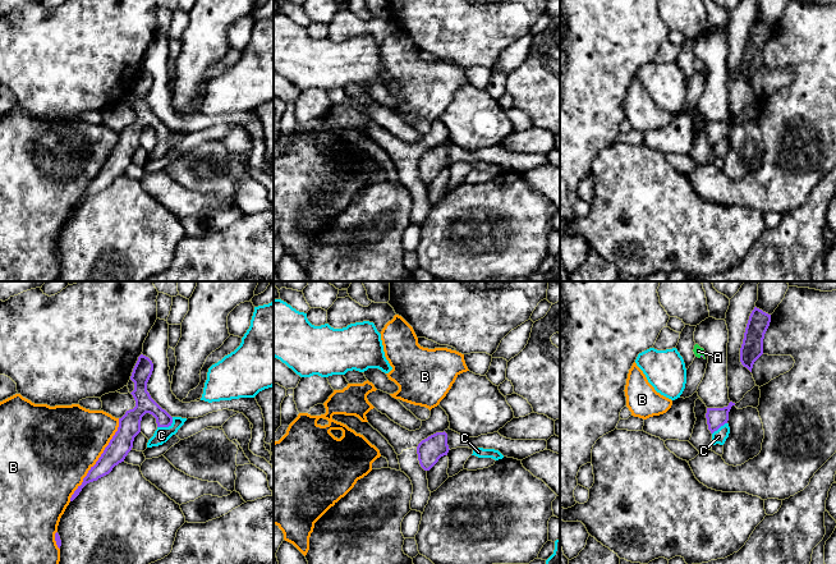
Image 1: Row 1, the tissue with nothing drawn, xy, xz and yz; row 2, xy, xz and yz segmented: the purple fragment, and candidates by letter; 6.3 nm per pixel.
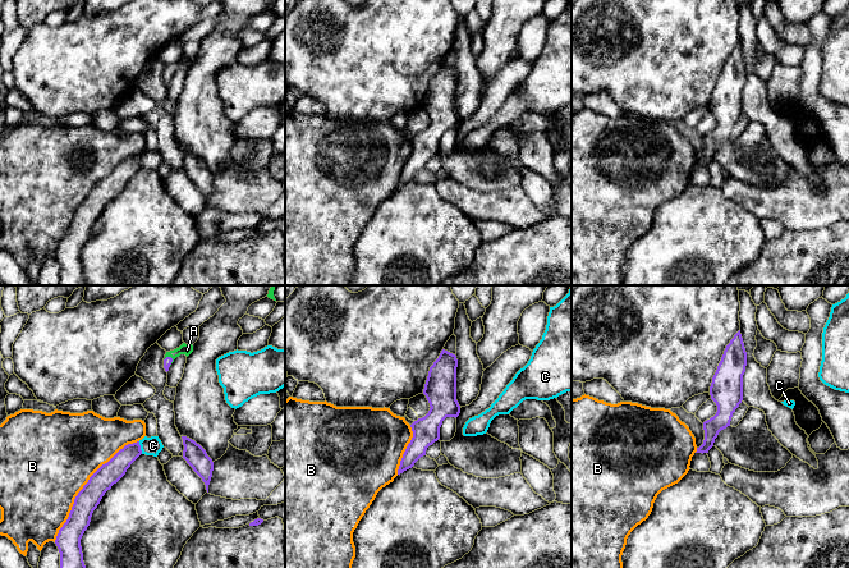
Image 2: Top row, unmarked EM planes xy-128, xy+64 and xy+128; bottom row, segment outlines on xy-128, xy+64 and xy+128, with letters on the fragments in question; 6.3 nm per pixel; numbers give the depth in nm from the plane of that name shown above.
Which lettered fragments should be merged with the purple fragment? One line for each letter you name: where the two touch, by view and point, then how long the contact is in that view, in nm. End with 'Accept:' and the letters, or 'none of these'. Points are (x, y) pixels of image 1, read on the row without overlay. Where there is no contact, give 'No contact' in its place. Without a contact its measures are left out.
A: No contact
Accept: A

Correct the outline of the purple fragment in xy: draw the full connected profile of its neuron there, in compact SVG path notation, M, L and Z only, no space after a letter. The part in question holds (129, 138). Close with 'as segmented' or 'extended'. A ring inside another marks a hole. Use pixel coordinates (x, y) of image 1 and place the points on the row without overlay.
M141 68L133 82L130 93L134 96L134 104L130 106L135 114L135 120L125 125L119 132L119 141L104 166L93 180L88 184L83 196L70 211L73 215L82 202L93 194L109 188L115 179L124 175L125 170L133 161L134 151L141 146L141 134L146 127L156 132L157 141L169 141L173 137L173 130L162 123L147 105L147 96L152 88L152 74Z; as segmented

